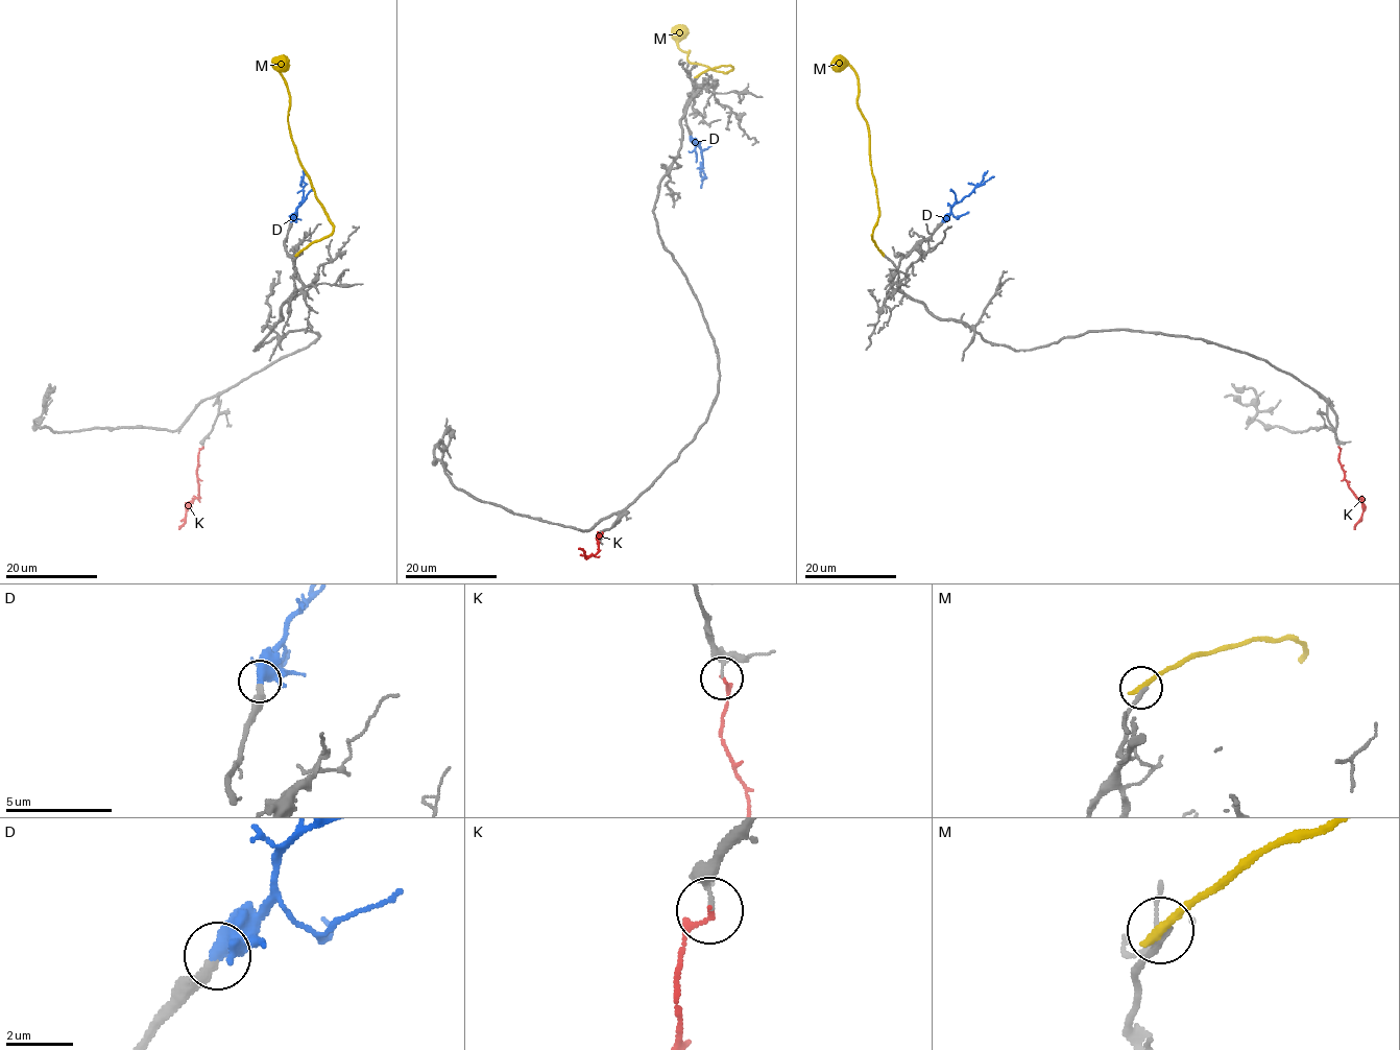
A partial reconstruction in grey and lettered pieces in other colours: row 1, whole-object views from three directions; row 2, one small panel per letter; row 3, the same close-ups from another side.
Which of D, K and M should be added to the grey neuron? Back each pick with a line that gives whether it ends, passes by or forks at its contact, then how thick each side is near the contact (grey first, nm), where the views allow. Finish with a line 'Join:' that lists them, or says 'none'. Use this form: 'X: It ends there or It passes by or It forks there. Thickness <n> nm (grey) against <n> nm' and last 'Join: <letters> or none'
D: It passes by. Thickness 280 nm (grey) against 360 nm
Join: D

